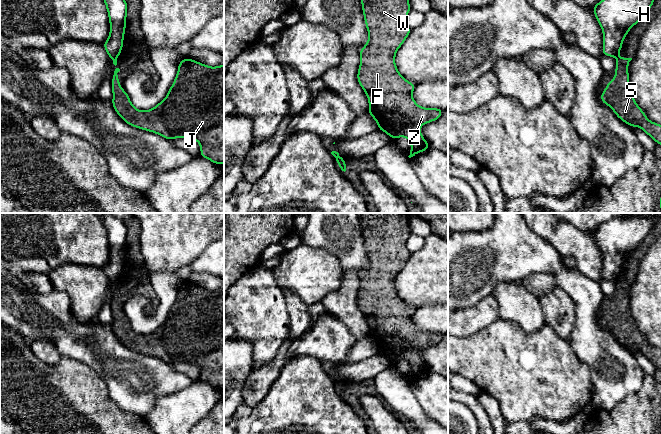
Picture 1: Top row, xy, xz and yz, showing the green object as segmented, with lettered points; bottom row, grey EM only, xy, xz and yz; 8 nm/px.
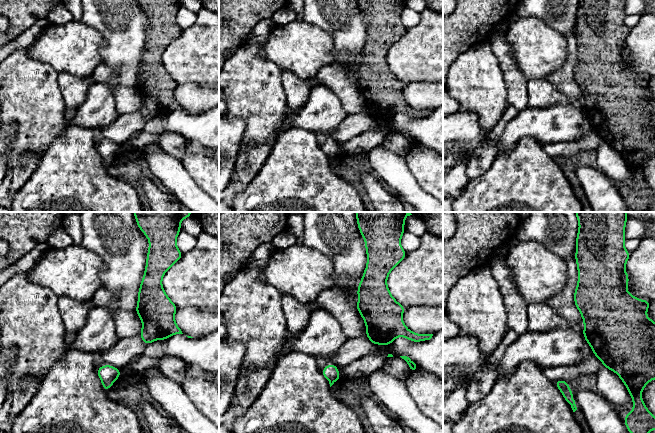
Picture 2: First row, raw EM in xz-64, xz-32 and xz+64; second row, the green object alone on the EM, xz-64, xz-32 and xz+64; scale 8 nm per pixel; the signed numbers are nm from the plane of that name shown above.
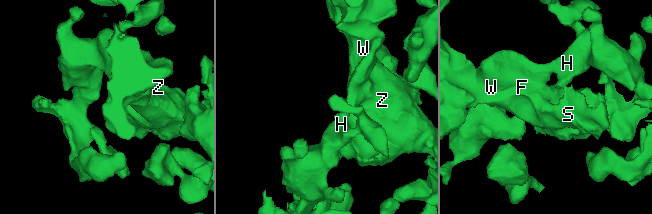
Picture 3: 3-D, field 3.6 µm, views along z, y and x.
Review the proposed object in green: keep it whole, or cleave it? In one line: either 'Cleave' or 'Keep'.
Cleave

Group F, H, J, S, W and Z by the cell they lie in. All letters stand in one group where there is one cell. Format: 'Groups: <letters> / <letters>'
Groups: F J S W Z / H

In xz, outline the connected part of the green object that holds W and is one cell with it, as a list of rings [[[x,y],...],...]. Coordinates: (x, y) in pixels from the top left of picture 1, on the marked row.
[[[361,0],[364,21],[369,40],[359,50],[360,66],[357,80],[369,101],[368,114],[378,124],[378,130],[387,133],[391,139],[406,137],[411,143],[409,158],[431,148],[423,138],[420,127],[438,120],[444,110],[439,108],[422,108],[411,97],[417,84],[407,81],[395,65],[397,50],[411,33],[406,17],[411,11],[409,0]]]

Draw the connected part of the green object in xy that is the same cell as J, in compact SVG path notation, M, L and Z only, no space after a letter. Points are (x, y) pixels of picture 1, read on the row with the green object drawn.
M184 58L178 64L178 72L164 100L158 103L154 108L146 111L136 109L127 94L120 87L120 79L116 68L111 79L112 82L112 106L116 113L128 125L156 133L170 141L175 138L189 138L196 140L200 146L200 156L204 157L214 164L222 165L224 163L224 64L217 67L210 67L195 60Z

